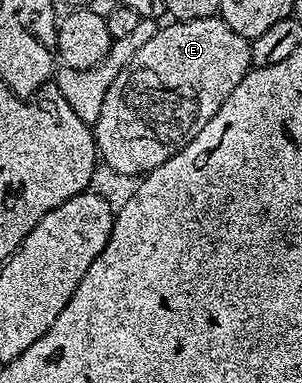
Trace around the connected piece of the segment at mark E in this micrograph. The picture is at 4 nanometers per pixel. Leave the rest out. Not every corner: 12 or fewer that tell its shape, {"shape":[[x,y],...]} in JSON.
{"shape":[[221,16],[155,29],[92,123],[99,159],[145,176],[252,69]]}

